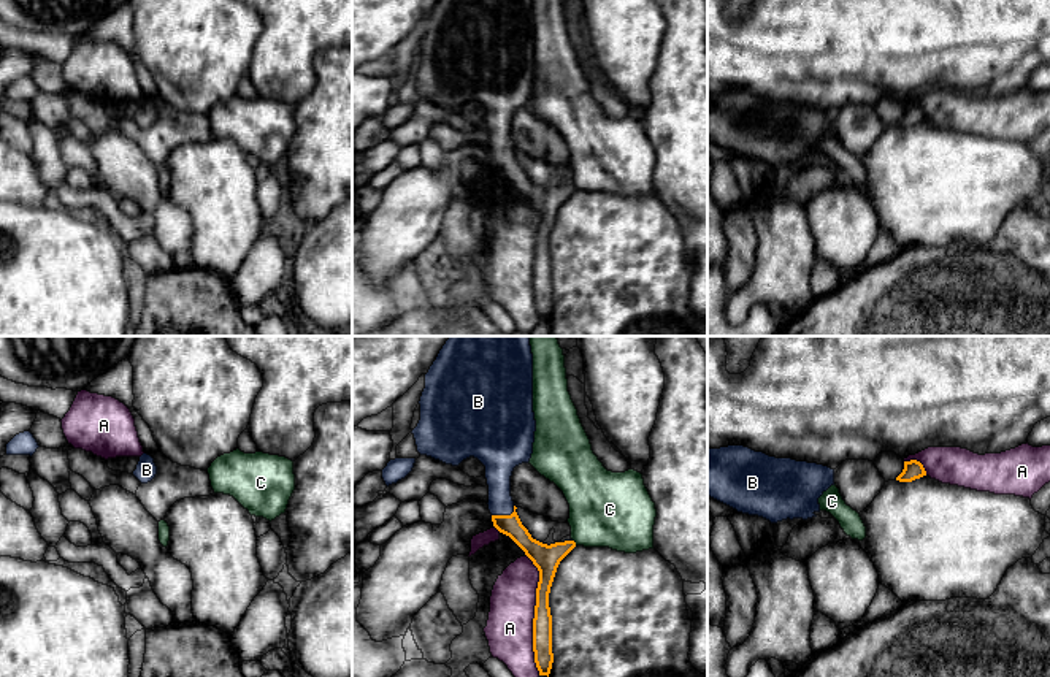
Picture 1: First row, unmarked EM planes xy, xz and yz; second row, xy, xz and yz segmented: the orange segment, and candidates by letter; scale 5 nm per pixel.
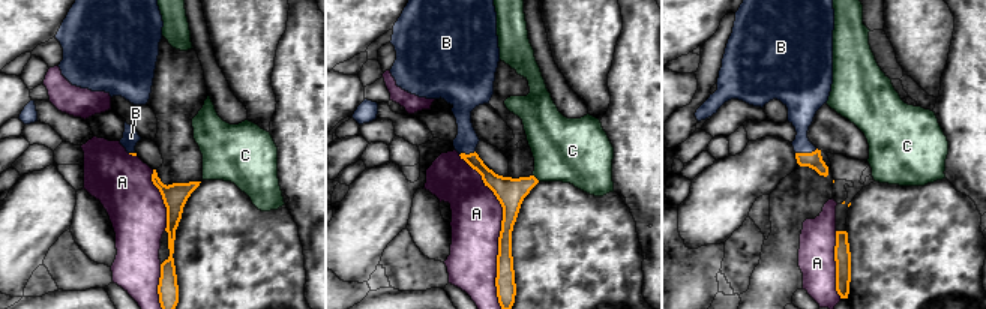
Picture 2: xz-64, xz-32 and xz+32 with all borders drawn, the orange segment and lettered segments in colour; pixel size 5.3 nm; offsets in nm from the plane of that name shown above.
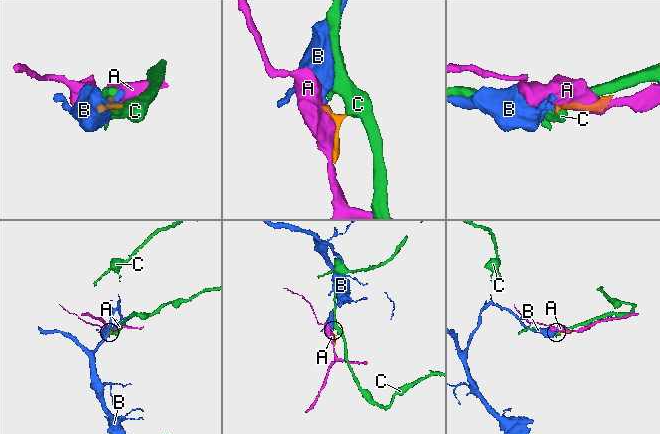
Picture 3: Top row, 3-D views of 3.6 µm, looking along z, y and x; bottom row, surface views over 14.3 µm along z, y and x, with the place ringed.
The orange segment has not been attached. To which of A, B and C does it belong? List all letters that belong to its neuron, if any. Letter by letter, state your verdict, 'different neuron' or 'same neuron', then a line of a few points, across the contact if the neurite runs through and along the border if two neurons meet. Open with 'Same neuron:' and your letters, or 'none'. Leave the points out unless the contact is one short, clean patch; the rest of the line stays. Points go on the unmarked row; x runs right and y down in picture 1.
Same neuron: B
A: different neuron
B: same neuron; line xz (509, 170), (505, 160), (500, 149), (498, 113)
C: different neuron; line xz (573, 184), (576, 189)

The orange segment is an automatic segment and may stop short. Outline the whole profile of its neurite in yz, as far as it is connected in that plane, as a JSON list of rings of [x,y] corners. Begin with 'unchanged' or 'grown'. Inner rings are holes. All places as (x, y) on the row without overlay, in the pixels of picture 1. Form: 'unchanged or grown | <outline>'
unchanged | [[[917,105],[904,106],[902,117],[896,122],[899,127],[912,127],[926,120],[923,109]]]

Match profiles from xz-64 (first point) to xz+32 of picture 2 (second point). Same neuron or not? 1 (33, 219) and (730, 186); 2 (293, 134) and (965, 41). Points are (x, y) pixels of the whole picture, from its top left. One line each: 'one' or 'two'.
1: one
2: one

